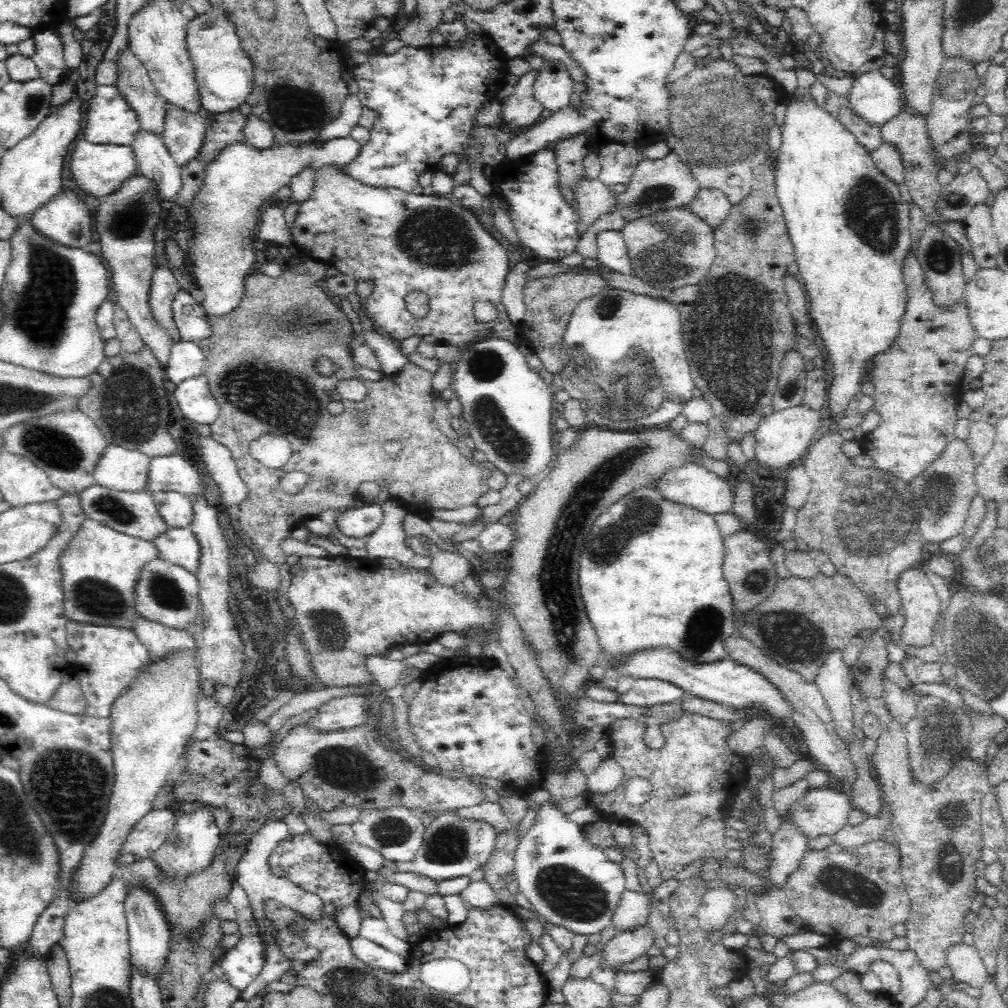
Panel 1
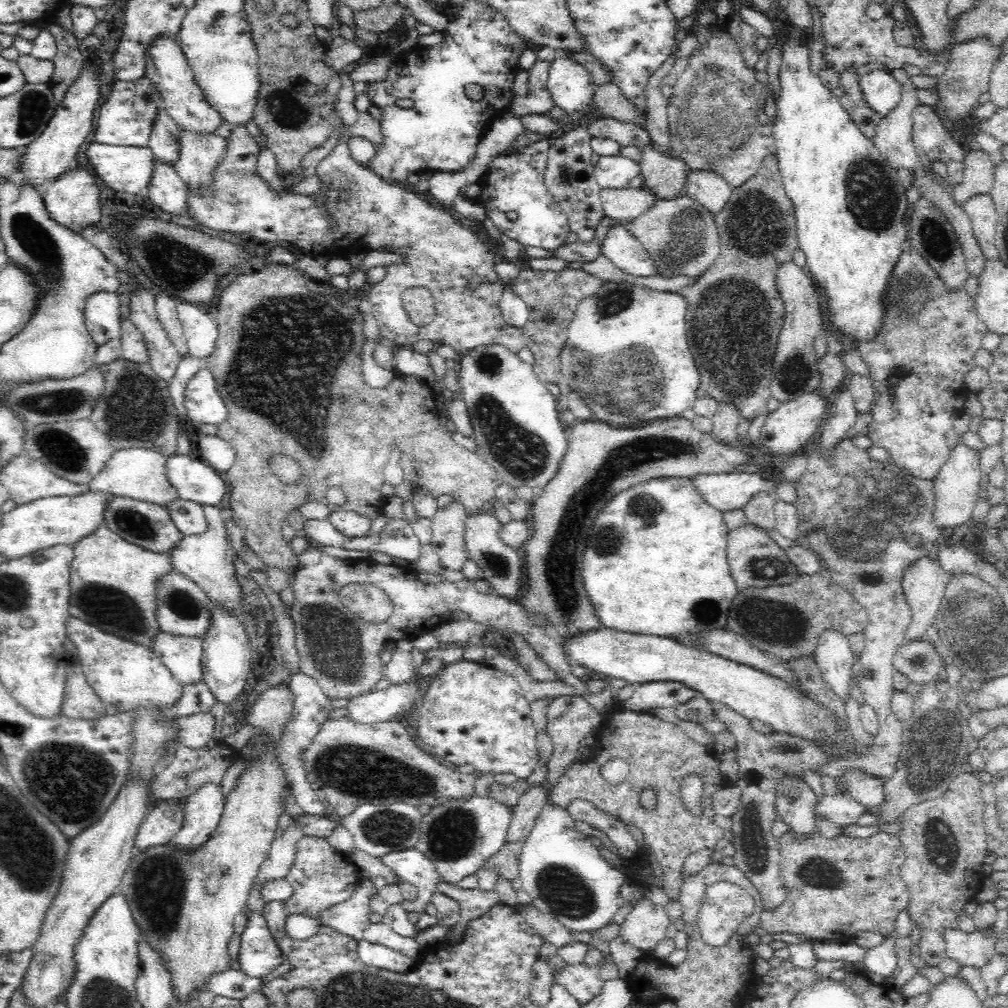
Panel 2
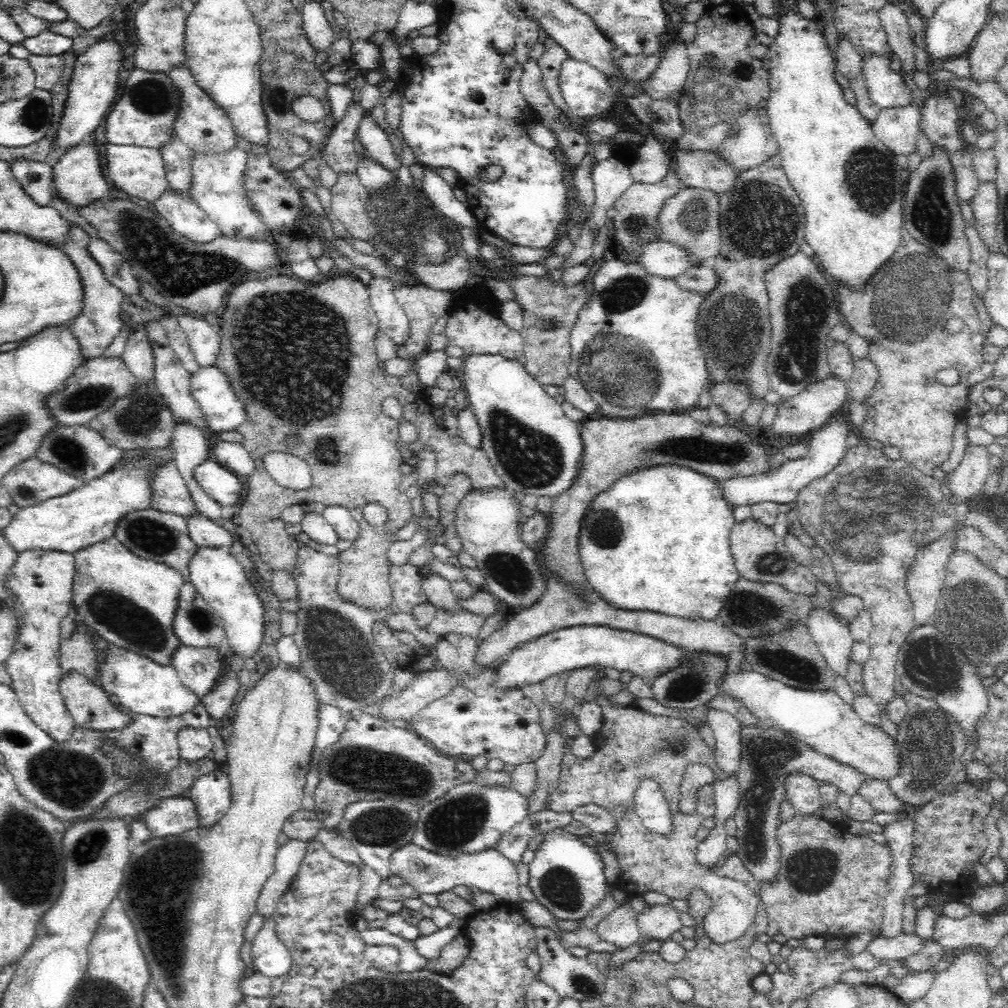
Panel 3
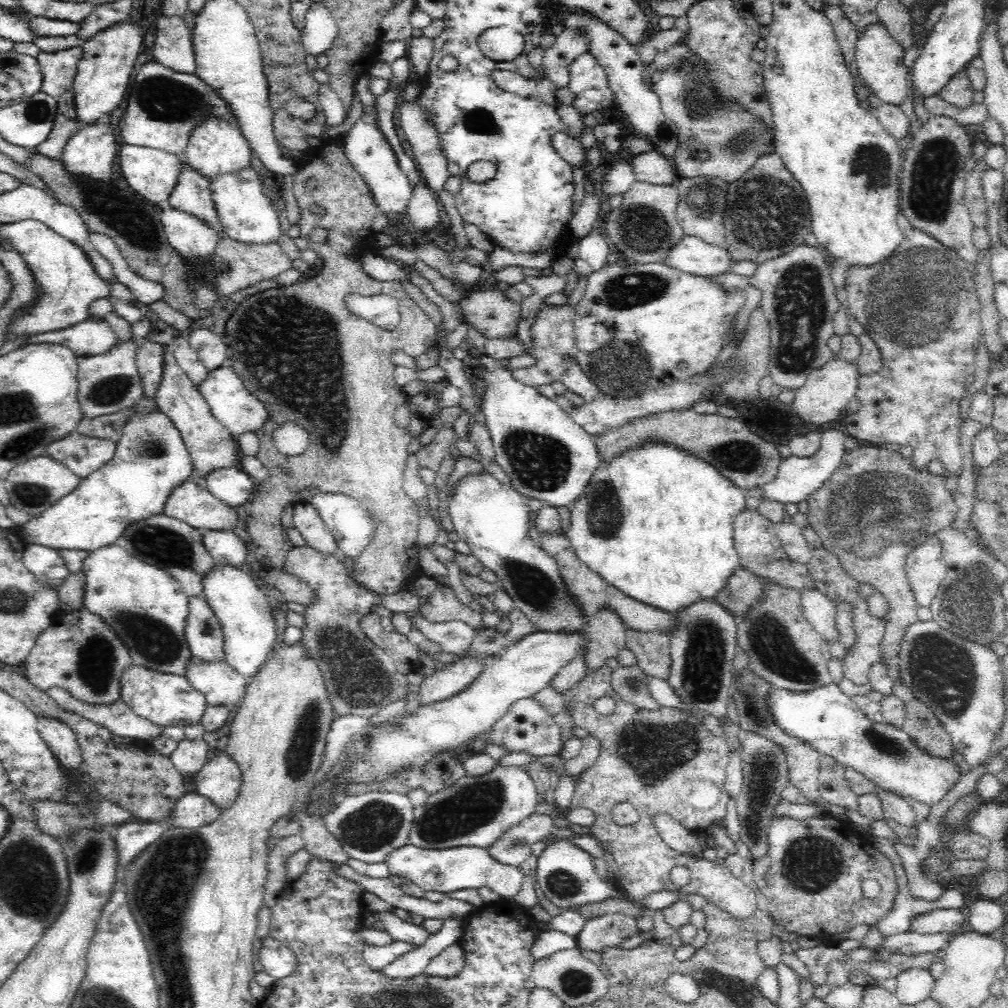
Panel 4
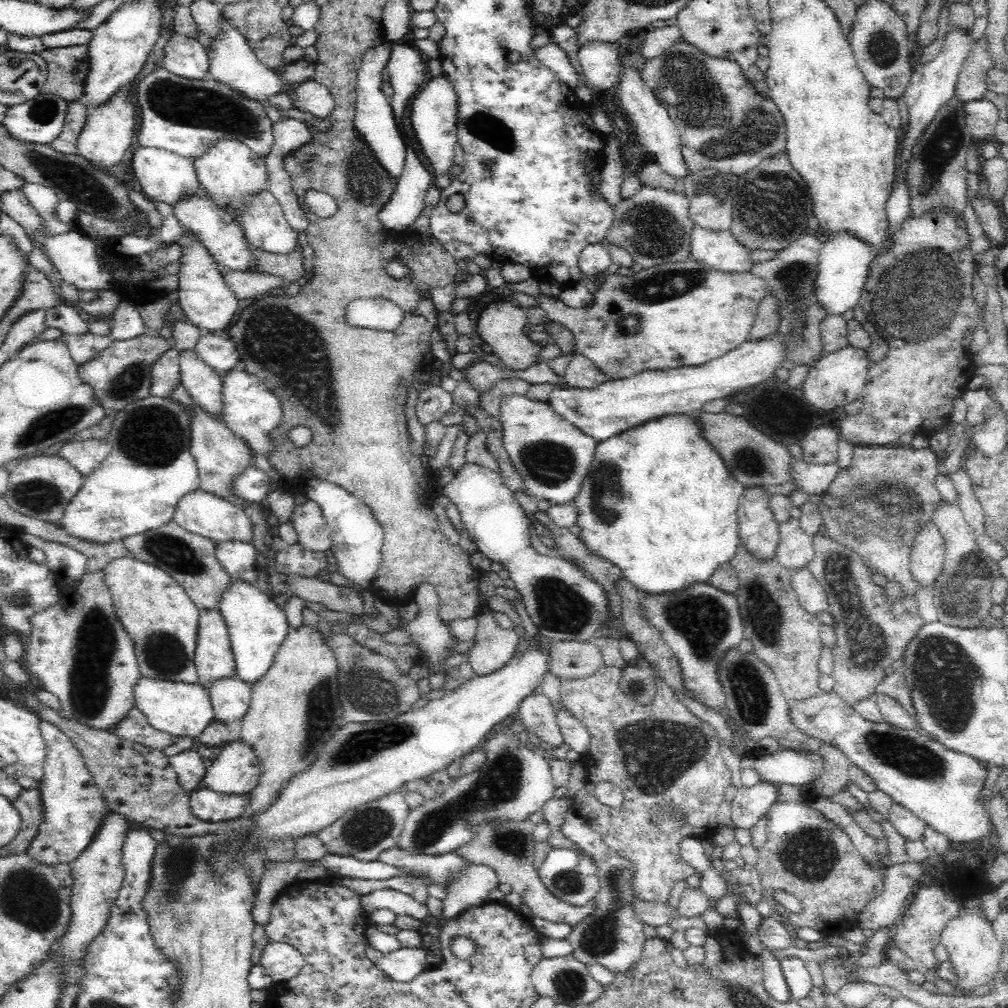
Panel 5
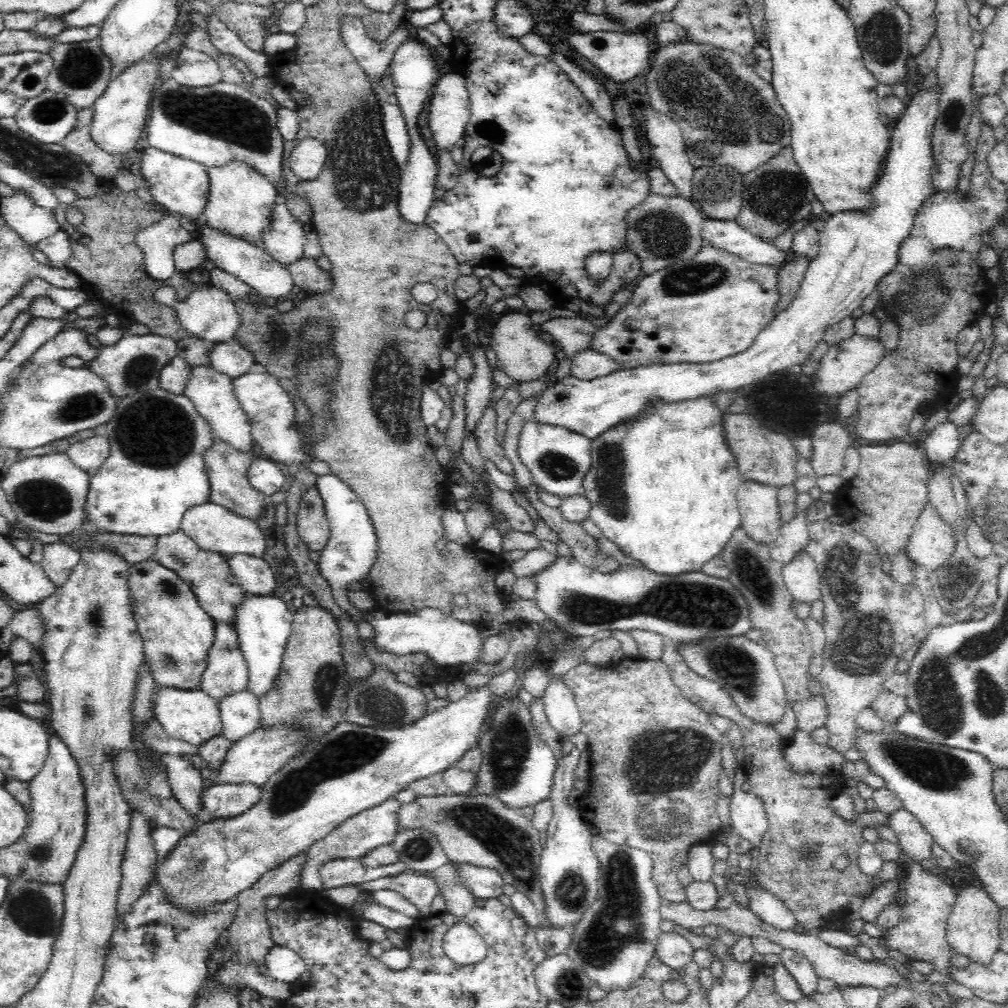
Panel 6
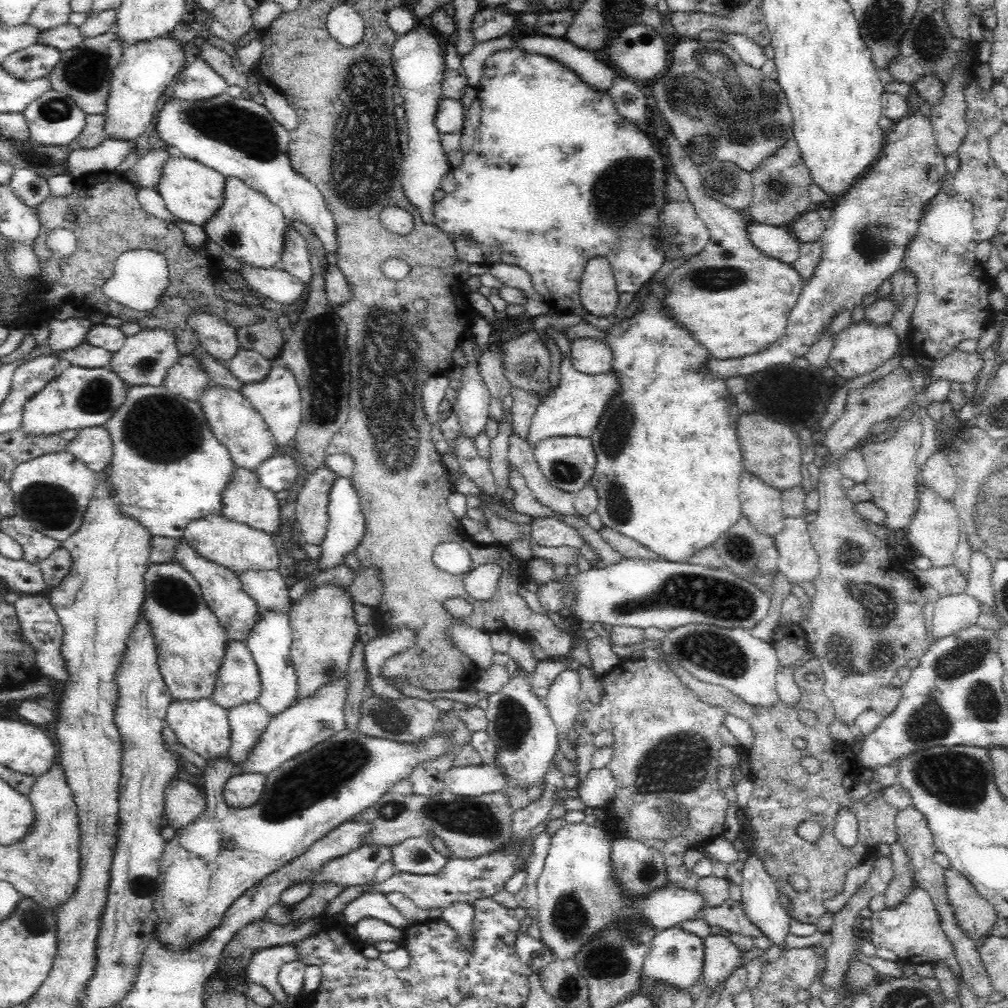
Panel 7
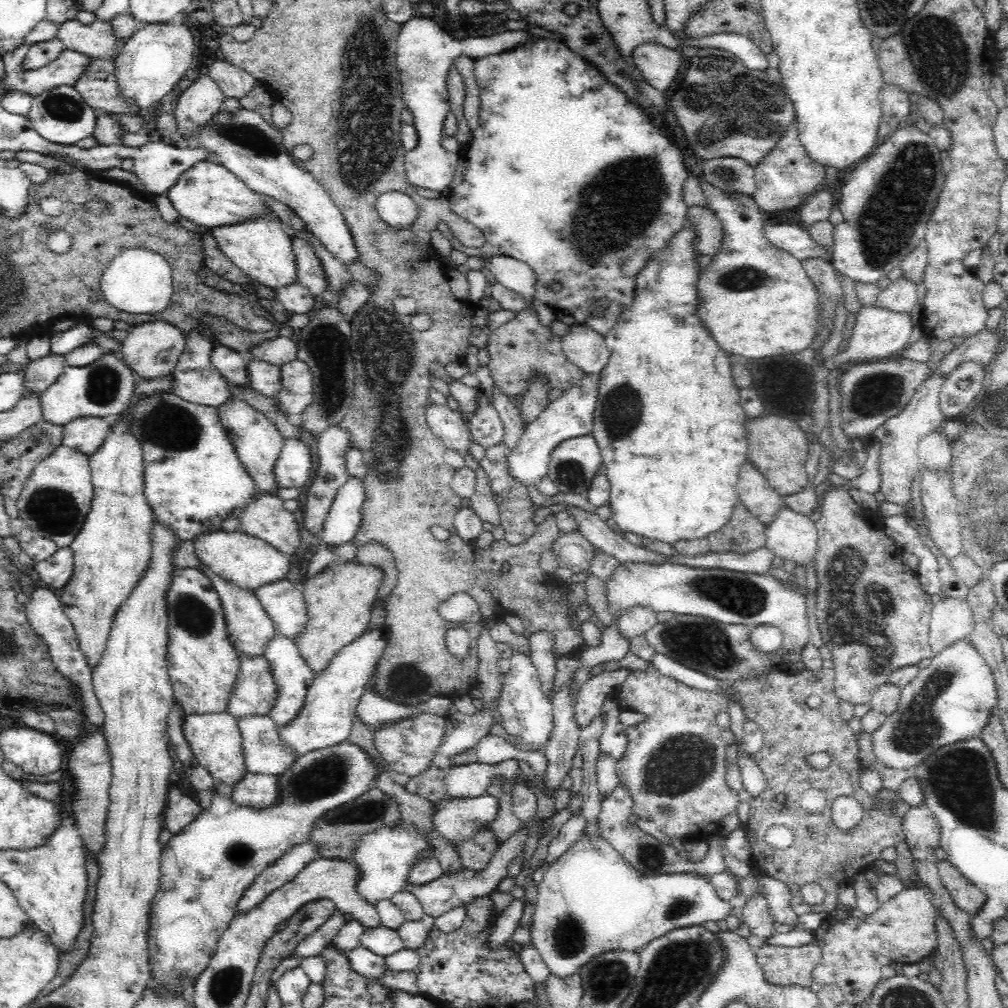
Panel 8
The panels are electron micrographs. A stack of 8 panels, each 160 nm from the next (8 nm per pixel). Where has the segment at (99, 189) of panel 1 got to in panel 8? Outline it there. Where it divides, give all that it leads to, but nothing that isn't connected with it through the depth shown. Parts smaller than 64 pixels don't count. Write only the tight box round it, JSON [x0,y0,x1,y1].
[165,161,264,230]

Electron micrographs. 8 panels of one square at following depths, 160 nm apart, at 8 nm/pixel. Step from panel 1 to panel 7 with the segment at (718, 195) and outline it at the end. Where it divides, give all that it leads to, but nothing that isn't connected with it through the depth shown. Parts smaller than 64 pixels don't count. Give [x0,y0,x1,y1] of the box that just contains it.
[652,39,795,173]

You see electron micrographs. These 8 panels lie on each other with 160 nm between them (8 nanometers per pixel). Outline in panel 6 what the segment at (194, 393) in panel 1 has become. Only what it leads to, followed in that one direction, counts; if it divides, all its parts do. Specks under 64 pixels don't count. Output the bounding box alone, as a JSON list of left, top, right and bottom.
[233,369,329,477]

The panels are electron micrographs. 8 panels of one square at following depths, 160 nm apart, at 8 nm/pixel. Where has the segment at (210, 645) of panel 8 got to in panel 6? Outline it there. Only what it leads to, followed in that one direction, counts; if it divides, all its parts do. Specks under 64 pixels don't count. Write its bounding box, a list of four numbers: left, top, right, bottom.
[127,559,216,689]

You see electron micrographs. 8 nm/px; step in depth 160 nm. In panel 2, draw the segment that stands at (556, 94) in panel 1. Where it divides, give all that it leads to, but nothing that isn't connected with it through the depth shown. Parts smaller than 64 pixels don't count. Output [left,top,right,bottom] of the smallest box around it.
[546,55,595,113]

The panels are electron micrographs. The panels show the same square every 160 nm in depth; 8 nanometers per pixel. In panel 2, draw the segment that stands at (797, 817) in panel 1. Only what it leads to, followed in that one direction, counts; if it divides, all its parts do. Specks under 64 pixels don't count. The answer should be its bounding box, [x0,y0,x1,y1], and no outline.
[814,793,868,827]

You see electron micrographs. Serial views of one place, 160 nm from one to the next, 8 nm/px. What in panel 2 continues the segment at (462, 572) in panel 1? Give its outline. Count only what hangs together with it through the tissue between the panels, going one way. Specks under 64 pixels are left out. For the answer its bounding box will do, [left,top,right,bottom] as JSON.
[431,502,469,572]

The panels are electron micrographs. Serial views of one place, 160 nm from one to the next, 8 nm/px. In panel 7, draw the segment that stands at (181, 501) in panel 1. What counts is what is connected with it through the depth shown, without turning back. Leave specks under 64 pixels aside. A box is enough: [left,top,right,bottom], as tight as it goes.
[236,569,289,613]

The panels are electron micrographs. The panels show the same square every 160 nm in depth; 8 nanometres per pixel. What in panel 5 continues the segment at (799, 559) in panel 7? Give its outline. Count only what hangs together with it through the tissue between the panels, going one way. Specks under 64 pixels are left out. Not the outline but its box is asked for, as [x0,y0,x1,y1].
[791,566,829,616]

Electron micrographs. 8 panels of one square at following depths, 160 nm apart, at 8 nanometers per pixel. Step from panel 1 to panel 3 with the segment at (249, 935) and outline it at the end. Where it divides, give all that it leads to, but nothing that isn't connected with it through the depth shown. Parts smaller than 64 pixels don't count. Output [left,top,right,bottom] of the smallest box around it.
[251,916,291,978]

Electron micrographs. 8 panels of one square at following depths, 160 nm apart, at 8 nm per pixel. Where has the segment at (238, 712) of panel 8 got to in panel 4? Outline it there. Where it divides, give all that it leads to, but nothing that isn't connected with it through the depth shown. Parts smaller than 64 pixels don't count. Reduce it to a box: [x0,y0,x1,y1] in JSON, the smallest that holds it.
[184,595,225,661]

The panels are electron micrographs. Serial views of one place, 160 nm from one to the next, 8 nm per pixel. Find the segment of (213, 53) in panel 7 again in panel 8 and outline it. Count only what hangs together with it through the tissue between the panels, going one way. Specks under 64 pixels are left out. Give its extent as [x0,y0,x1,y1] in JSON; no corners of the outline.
[207,57,257,98]

